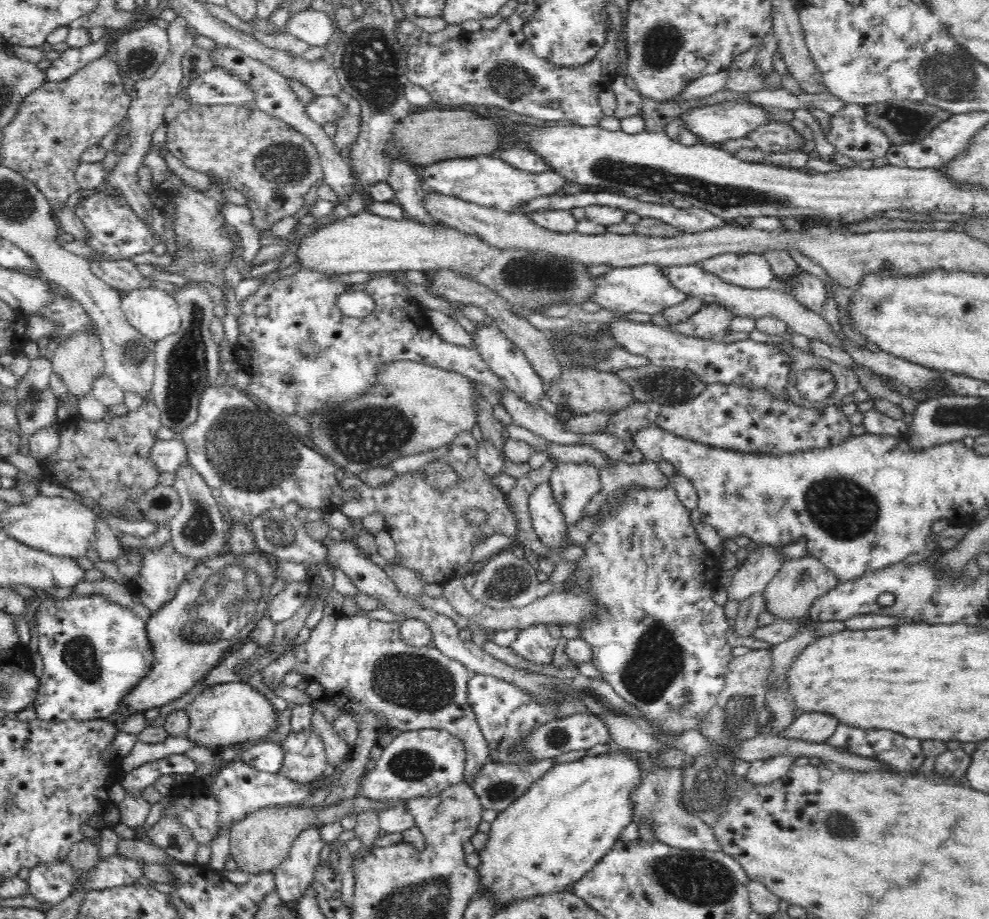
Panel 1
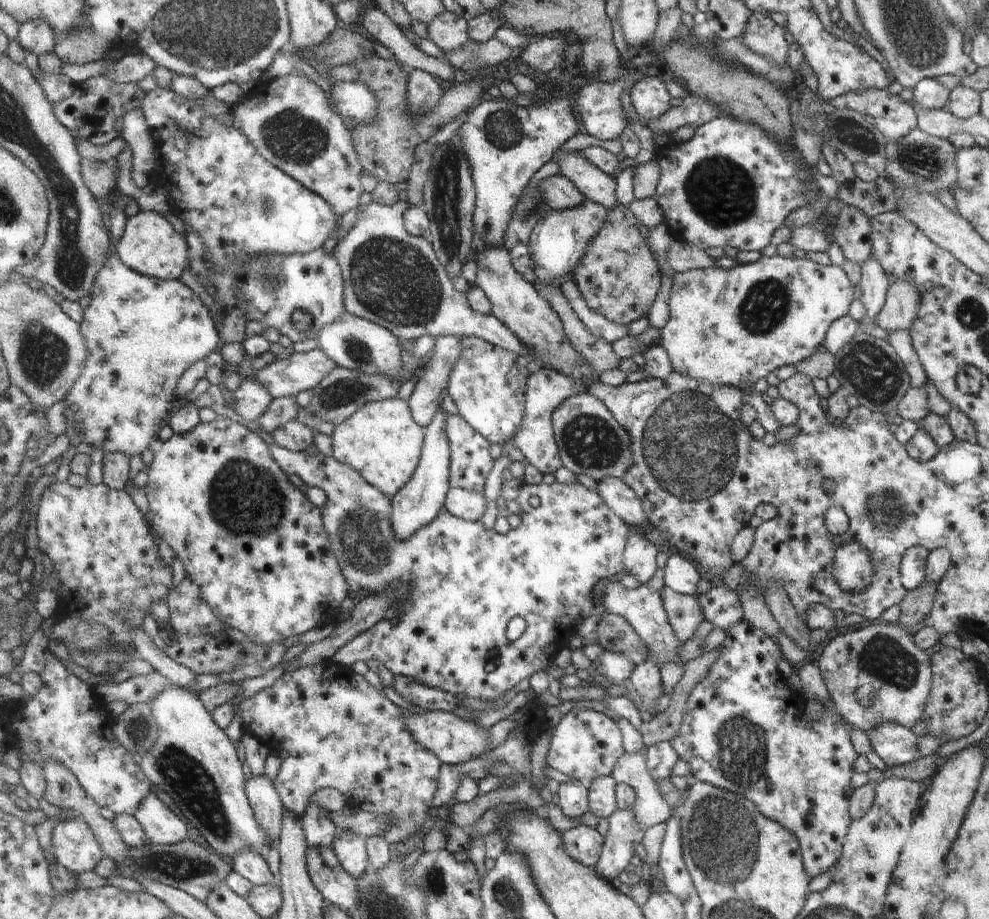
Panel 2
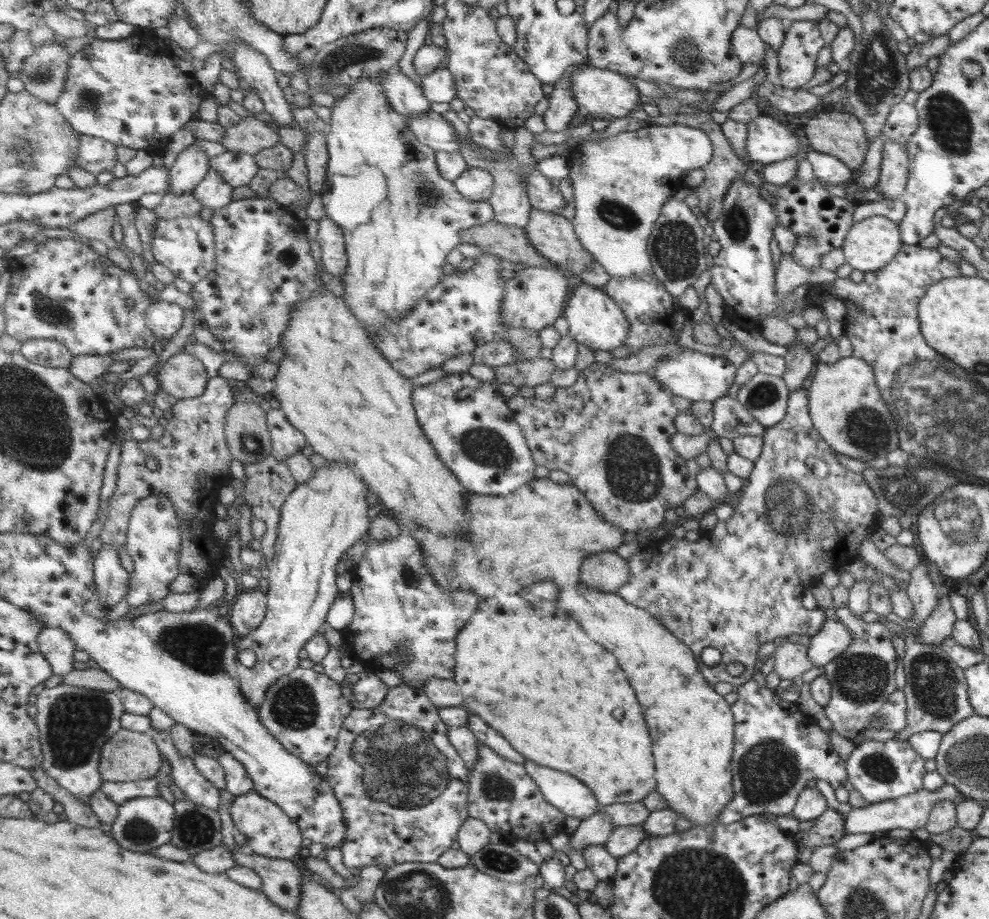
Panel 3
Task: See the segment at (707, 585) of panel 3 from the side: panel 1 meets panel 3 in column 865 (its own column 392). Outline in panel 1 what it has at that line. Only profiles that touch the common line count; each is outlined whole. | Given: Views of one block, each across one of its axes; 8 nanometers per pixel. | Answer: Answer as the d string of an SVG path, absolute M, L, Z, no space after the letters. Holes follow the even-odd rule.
M466 432L449 445L450 452L445 457L453 465L453 468L461 474L461 484L456 489L444 493L432 491L426 488L424 477L420 472L402 474L396 481L382 489L369 488L359 476L352 475L350 478L345 478L340 486L346 492L356 491L360 498L356 500L353 497L349 500L350 502L344 502L338 510L350 519L357 521L360 521L364 516L368 516L368 514L372 514L372 512L382 512L386 518L387 532L392 535L396 545L397 558L395 562L420 573L425 583L445 585L456 578L457 571L460 571L460 568L465 566L468 560L472 558L472 554L476 550L476 542L480 541L481 537L487 538L498 534L514 540L518 535L518 521L507 500L508 495L498 490L491 483L488 474L482 473L482 470L478 467L476 460L479 450L478 444L479 442L472 437L472 434ZM474 507L481 508L488 513L488 522L480 527L470 526L463 517L466 509Z

